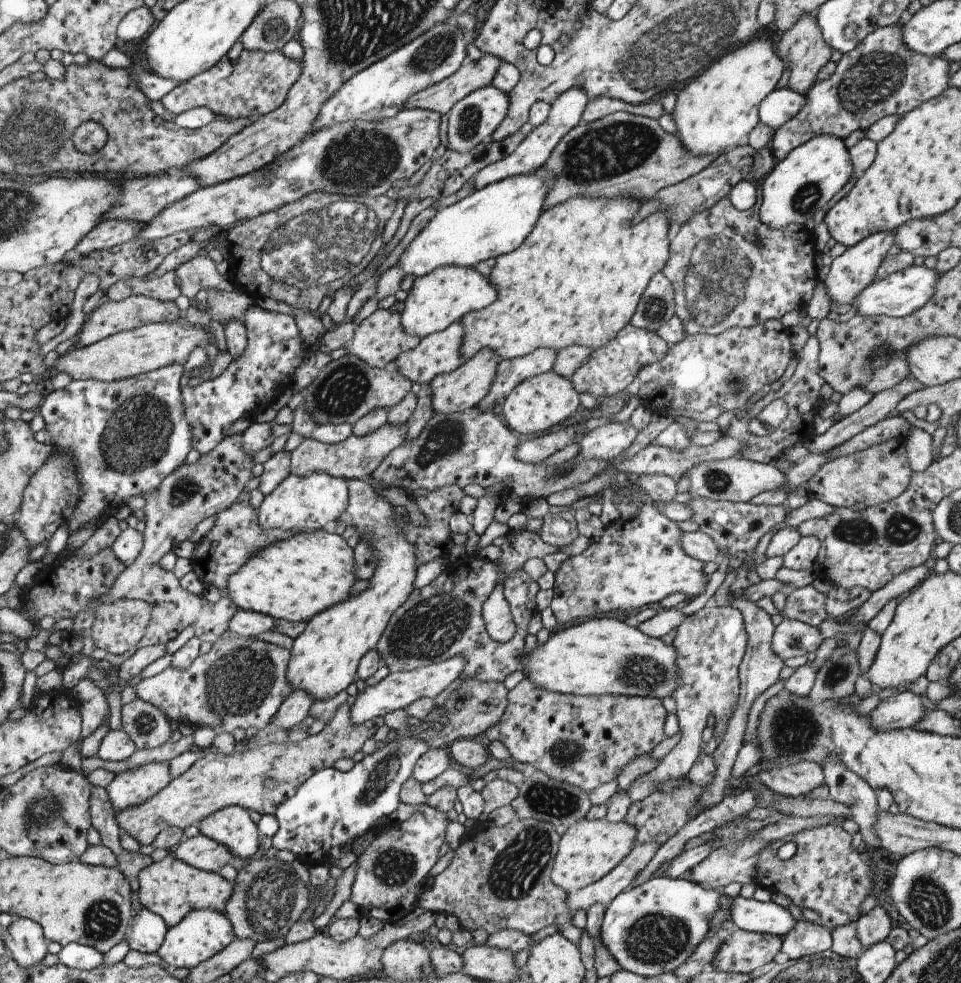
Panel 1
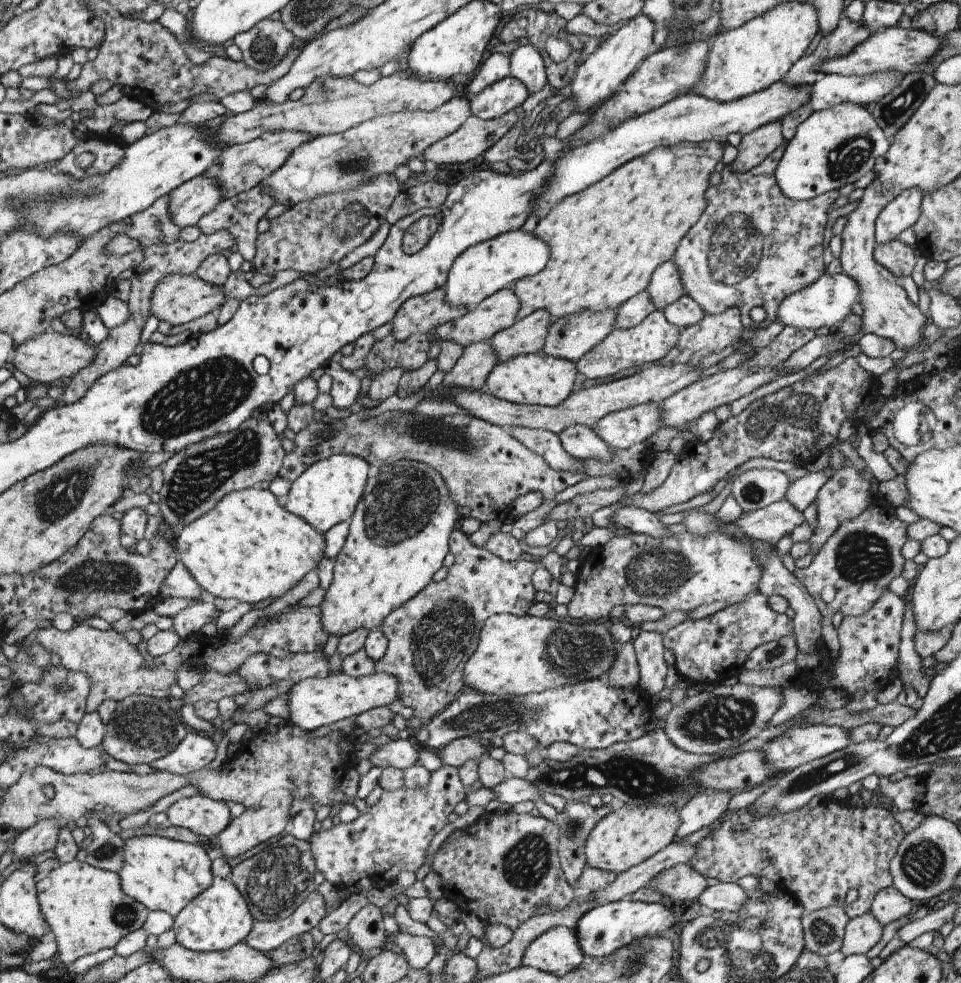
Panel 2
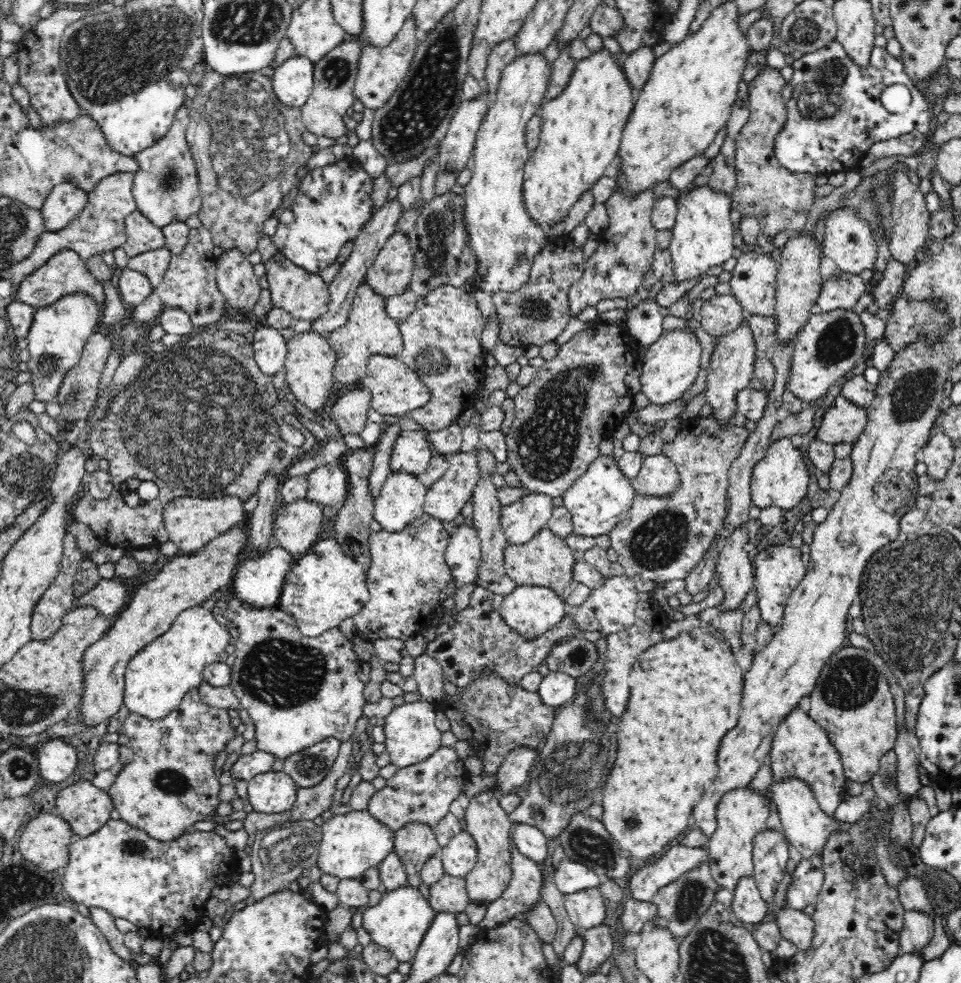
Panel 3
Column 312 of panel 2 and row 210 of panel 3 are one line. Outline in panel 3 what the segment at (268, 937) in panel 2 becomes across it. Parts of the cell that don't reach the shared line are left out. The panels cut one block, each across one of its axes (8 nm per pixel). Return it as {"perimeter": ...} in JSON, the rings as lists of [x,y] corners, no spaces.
{"perimeter":[[[896,169],[894,172],[894,208],[892,208],[892,238],[889,240],[891,259],[908,264],[918,262],[927,248],[926,239],[929,235],[931,213],[926,207],[926,198],[920,192],[919,186],[908,180],[904,171]]]}

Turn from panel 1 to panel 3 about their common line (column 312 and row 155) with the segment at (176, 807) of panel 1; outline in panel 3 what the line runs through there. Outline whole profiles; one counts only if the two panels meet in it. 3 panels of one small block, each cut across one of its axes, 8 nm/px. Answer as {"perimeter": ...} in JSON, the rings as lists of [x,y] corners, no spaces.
{"perimeter":[[[767,64],[760,69],[756,79],[748,83],[749,118],[735,138],[736,186],[731,194],[731,209],[740,211],[742,216],[754,216],[760,224],[761,233],[770,241],[773,241],[775,236],[782,231],[795,233],[805,228],[805,224],[810,216],[810,208],[812,208],[815,201],[814,190],[817,187],[814,185],[816,174],[790,172],[775,157],[775,138],[782,130],[787,119],[787,105],[784,104],[784,99],[782,99],[780,93],[786,84],[788,82],[777,69],[772,69]]]}

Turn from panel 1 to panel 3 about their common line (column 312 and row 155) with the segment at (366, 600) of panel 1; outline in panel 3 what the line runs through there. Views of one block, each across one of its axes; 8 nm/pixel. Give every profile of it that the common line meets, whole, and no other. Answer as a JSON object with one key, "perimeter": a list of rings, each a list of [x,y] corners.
{"perimeter":[[[736,3],[720,5],[696,32],[654,61],[617,152],[620,166],[615,181],[622,195],[632,197],[664,182],[675,168],[703,154],[726,126],[750,56],[748,50],[752,49],[747,36],[738,29],[738,18]]]}

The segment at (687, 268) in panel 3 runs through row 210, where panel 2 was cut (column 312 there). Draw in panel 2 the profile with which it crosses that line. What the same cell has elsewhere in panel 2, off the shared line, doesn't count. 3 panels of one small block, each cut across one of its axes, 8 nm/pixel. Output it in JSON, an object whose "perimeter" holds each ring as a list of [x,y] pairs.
{"perimeter":[[[343,672],[325,678],[306,678],[293,684],[288,692],[290,724],[311,732],[322,726],[330,726],[339,720],[359,716],[368,710],[388,706],[398,701],[399,696],[398,678],[384,672],[375,672],[358,678],[347,676]]]}

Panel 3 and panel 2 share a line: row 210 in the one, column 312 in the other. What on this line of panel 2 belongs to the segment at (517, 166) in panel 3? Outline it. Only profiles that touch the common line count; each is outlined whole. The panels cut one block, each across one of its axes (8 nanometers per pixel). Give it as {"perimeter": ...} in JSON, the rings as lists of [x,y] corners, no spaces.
{"perimeter":[[[337,453],[312,464],[302,472],[290,488],[288,502],[284,508],[291,514],[300,516],[318,532],[326,533],[336,524],[350,521],[358,502],[362,499],[368,481],[369,465],[357,455]]]}

